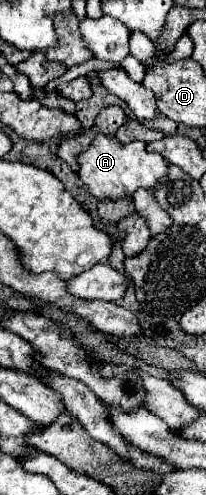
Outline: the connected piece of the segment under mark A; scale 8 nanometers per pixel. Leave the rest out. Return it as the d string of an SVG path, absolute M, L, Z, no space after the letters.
M96 135L92 145L78 155L80 161L80 179L90 187L90 193L96 199L124 199L132 197L138 189L154 189L168 171L168 163L158 153L148 153L146 143L132 141L128 145L122 145L114 137Z

